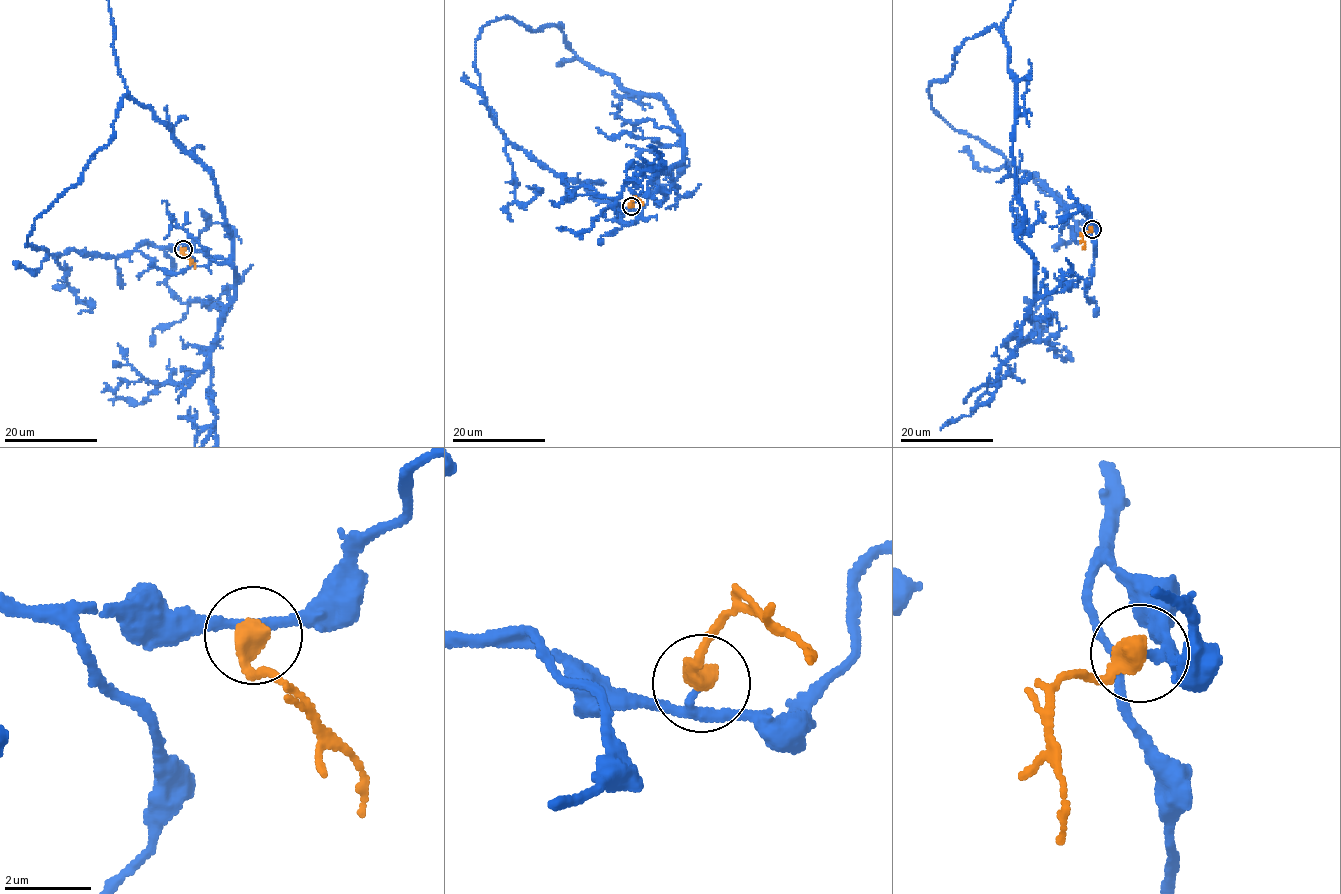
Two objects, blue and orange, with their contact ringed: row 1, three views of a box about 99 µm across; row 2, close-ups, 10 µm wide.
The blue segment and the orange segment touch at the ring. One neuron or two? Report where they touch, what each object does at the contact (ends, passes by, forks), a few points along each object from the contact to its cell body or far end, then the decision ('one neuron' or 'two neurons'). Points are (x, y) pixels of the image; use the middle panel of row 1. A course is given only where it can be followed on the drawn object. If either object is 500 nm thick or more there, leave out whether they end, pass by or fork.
place (631, 206); course orange (630, 206), (635, 199), (642, 203); two neurons

